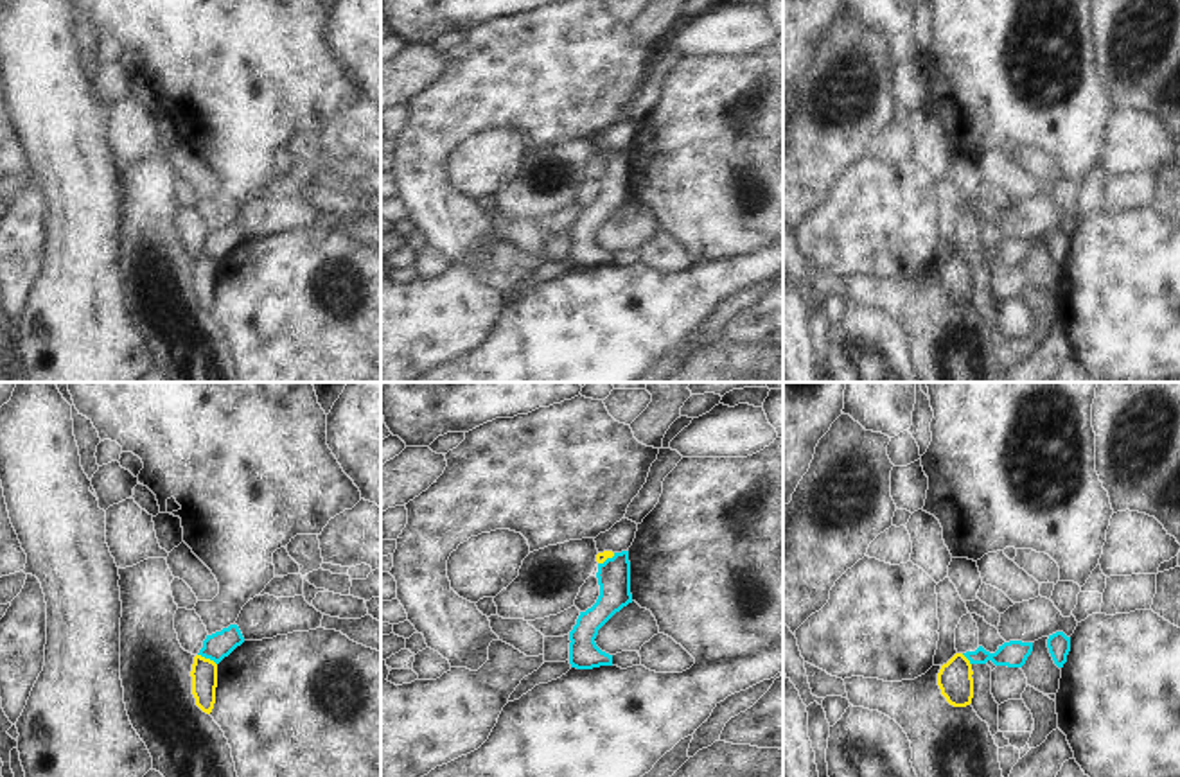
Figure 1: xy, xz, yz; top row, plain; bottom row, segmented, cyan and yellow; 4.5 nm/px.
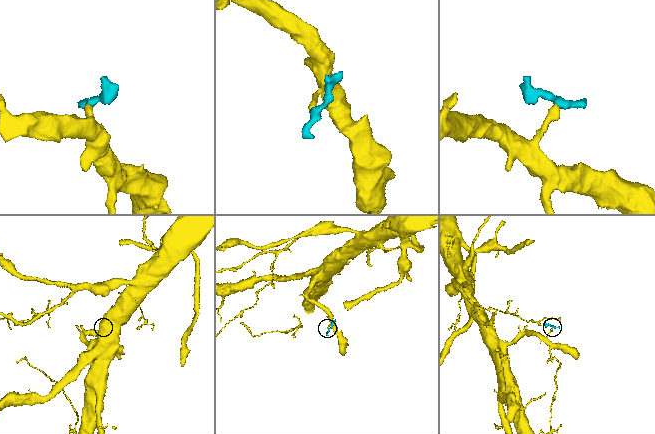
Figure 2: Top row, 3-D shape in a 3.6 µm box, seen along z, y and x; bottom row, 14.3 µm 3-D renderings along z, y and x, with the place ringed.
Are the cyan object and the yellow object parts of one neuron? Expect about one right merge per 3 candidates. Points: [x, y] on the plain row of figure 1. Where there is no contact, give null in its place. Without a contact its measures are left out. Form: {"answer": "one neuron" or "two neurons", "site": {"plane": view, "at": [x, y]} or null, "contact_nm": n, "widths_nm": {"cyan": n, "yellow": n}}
{"answer": "two neurons", "site": {"plane": "xy", "at": [207, 255]}, "contact_nm": 100, "widths_nm": {"cyan": 120, "yellow": 120}}

